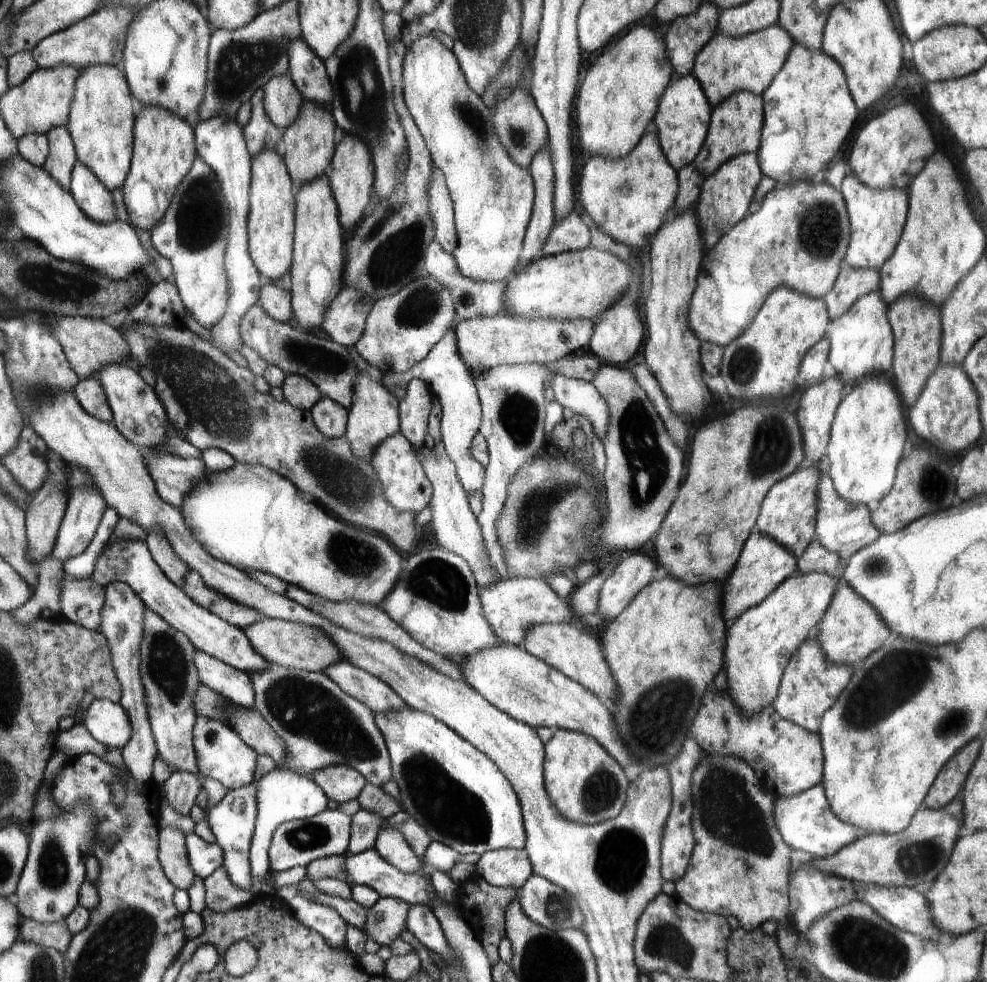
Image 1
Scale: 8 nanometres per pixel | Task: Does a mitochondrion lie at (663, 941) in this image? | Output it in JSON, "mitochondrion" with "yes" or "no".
{"mitochondrion":"yes"}

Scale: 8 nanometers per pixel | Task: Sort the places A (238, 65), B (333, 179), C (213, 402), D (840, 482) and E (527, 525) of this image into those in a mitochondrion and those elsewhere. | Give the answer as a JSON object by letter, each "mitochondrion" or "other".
{"A":"mitochondrion","B":"other","C":"mitochondrion","D":"other","E":"mitochondrion"}

